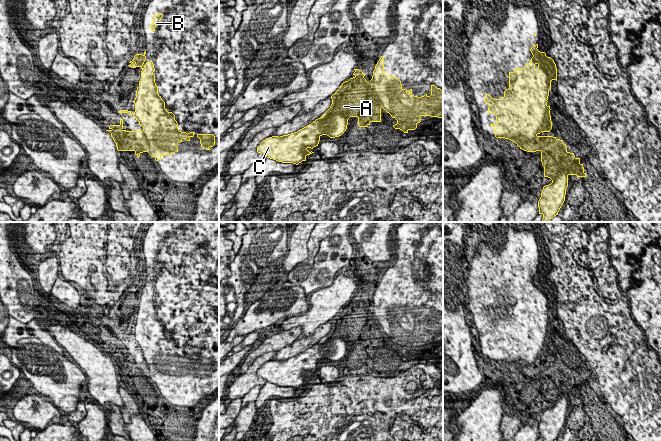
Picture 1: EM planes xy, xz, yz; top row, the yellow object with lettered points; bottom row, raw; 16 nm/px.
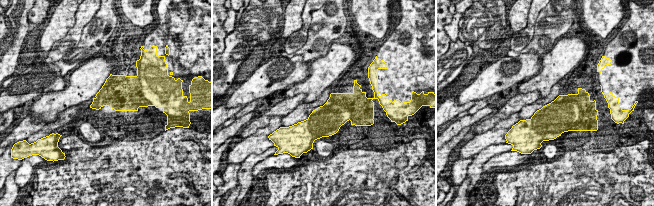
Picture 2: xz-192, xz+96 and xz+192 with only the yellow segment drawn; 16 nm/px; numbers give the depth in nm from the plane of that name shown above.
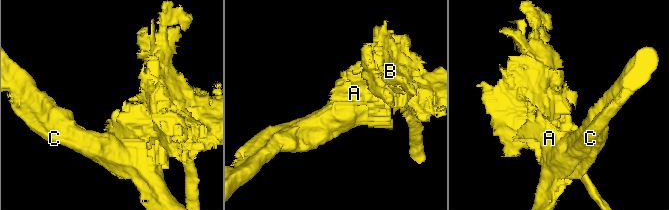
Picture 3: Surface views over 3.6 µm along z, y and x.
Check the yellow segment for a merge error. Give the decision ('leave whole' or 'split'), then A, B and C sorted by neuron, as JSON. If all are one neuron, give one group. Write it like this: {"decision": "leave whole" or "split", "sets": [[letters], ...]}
{"decision": "split", "sets": [["A", "C"], ["B"]]}

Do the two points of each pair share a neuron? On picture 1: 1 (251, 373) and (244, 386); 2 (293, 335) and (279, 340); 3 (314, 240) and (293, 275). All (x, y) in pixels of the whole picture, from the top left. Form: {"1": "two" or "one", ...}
{"1": "one", "2": "one", "3": "one"}

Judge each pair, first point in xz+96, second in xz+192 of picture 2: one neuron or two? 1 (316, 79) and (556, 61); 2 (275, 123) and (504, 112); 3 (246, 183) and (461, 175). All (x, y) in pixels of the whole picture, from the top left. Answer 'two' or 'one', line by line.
1: one
2: two
3: two

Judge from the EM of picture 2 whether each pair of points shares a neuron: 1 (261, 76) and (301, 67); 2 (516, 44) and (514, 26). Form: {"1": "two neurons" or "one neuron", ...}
{"1": "one neuron", "2": "two neurons"}

